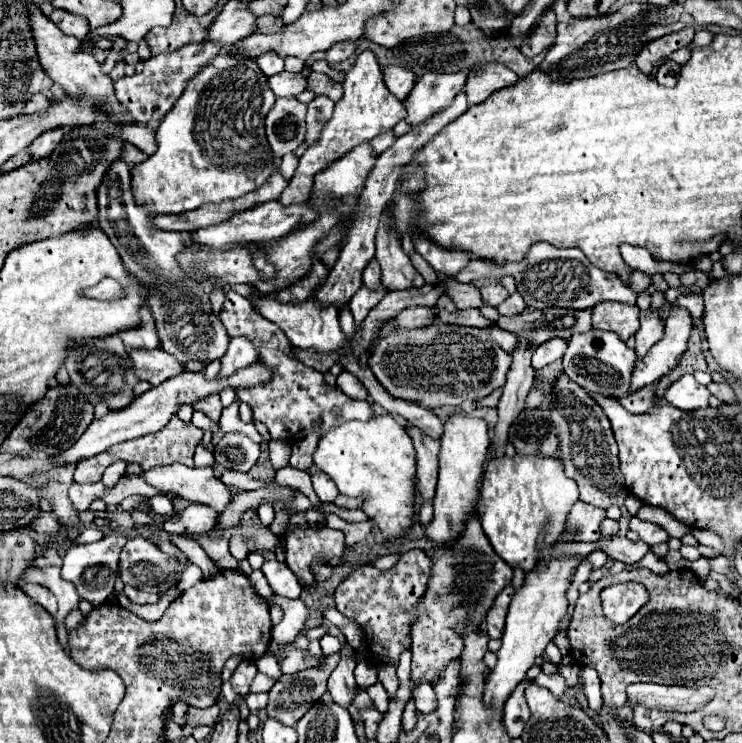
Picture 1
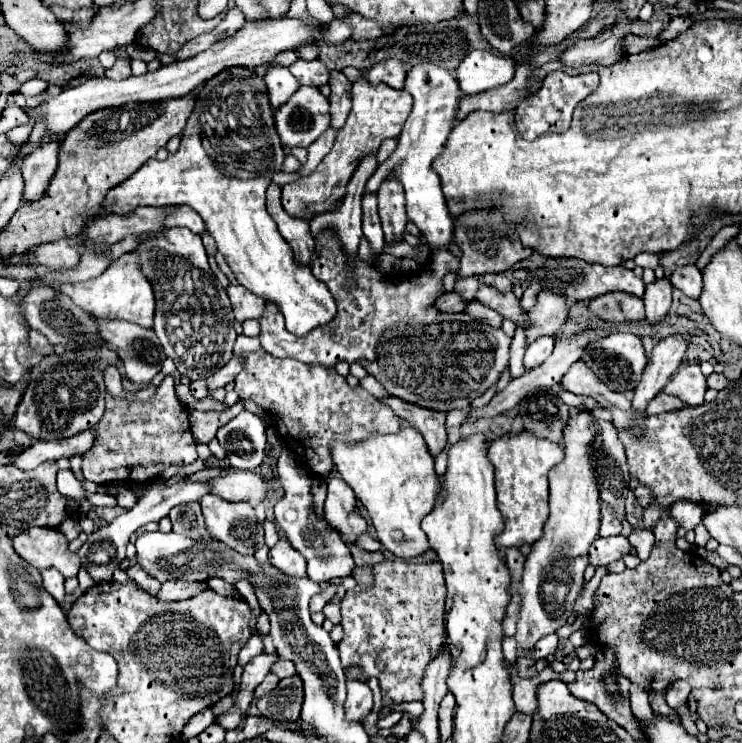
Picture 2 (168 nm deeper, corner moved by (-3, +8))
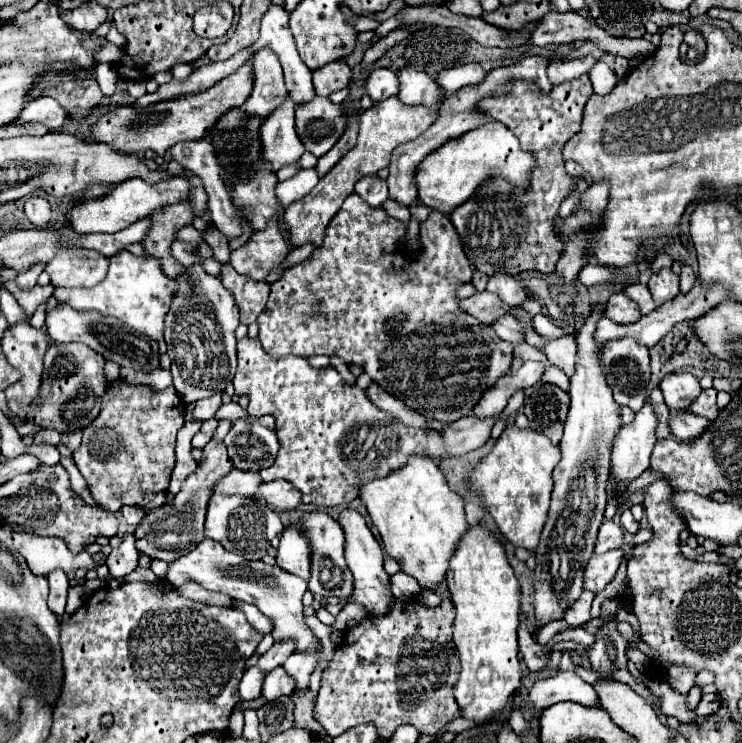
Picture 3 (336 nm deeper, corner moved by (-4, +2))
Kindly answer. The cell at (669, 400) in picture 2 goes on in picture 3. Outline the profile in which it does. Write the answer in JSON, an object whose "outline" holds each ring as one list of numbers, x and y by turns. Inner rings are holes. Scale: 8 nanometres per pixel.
{"outline":[[675,412,669,418,669,426,673,430,673,434,683,440,683,442,693,442,697,438,701,438,707,432,709,420,701,418,701,416,693,416,689,412]]}

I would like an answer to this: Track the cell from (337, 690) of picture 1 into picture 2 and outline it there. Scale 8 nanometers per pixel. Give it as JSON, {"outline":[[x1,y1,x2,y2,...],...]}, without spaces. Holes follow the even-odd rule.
{"outline":[[348,680,348,698,344,704,348,720,360,722,370,710,372,710,372,690,366,682,360,680]]}

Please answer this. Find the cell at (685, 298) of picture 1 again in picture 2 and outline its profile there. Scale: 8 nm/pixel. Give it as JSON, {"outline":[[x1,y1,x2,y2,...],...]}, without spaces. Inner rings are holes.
{"outline":[[682,266,672,272,670,278,674,288,680,288,686,296,698,298,702,294,702,274,696,266]]}

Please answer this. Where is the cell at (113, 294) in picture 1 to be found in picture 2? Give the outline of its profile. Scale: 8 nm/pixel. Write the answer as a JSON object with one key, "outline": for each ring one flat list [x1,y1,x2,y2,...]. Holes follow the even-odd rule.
{"outline":[[124,254,118,260,114,260,98,278,86,280,86,282,76,282,76,284,60,284,56,286,58,292,64,292,84,308,86,312,92,312,96,318,118,318,126,322,134,322,142,328,152,328,154,320,154,296,152,296,152,286,144,276,140,276,140,268,136,268,136,256]]}

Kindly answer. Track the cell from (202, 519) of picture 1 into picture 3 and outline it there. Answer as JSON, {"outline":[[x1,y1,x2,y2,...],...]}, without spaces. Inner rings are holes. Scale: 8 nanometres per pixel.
{"outline":[[213,494,207,508,205,520,205,536,219,542,225,550,233,554,241,554,243,558,261,560,271,546,271,540,283,530,283,524,275,510,259,504,259,500,239,494]]}

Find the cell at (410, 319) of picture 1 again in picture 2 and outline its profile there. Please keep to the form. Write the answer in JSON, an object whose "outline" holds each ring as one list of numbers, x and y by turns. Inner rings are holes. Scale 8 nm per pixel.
{"outline":[[444,292,438,300,436,300,436,310,440,310,440,312,462,312,464,308,466,308,466,302,460,298,460,296,456,296,454,292]]}

